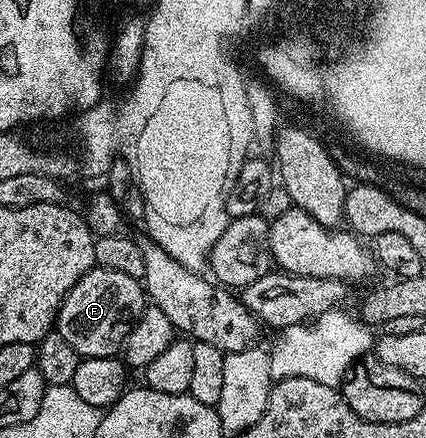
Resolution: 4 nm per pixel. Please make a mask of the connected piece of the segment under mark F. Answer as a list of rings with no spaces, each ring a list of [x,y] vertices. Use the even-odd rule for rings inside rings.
[[[92,268],[88,274],[81,276],[81,280],[77,280],[77,284],[73,284],[71,291],[60,302],[57,330],[79,353],[80,359],[113,358],[122,351],[124,340],[129,336],[133,324],[137,324],[144,309],[145,287],[140,279],[125,276],[125,272]]]

